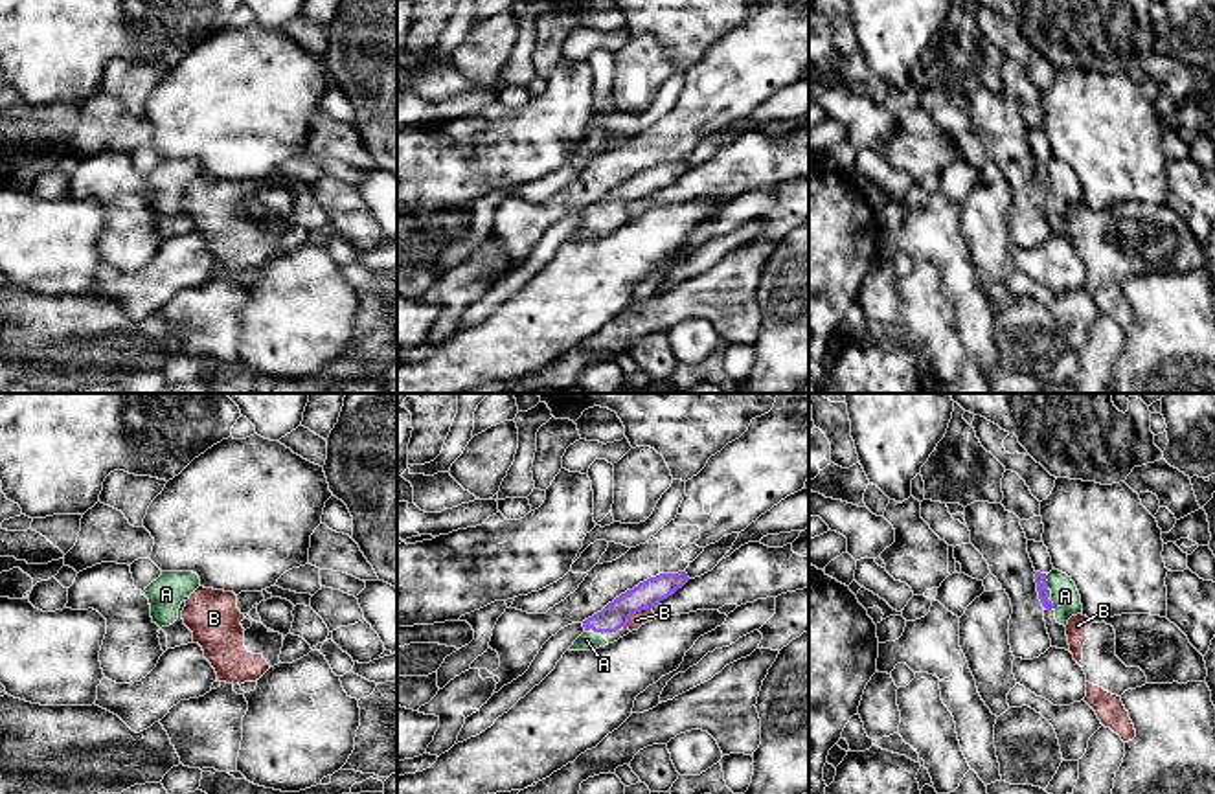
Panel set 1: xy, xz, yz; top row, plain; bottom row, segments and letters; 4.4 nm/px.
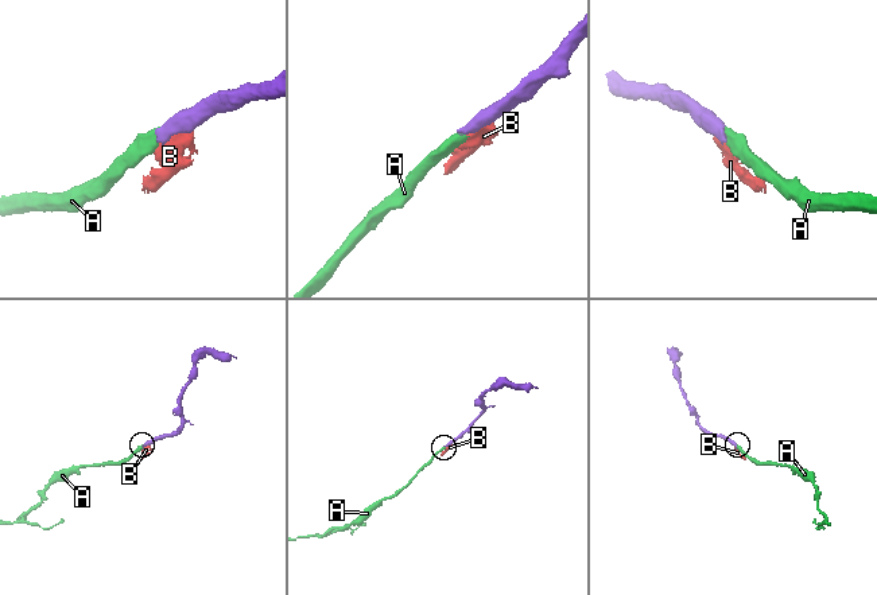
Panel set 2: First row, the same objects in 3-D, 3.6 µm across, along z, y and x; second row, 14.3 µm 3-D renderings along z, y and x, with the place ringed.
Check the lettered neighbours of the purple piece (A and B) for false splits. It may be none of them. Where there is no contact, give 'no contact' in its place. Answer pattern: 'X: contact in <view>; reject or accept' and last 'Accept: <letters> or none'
A: contact in yz; accept
B: contact in xz; reject
Accept: A

